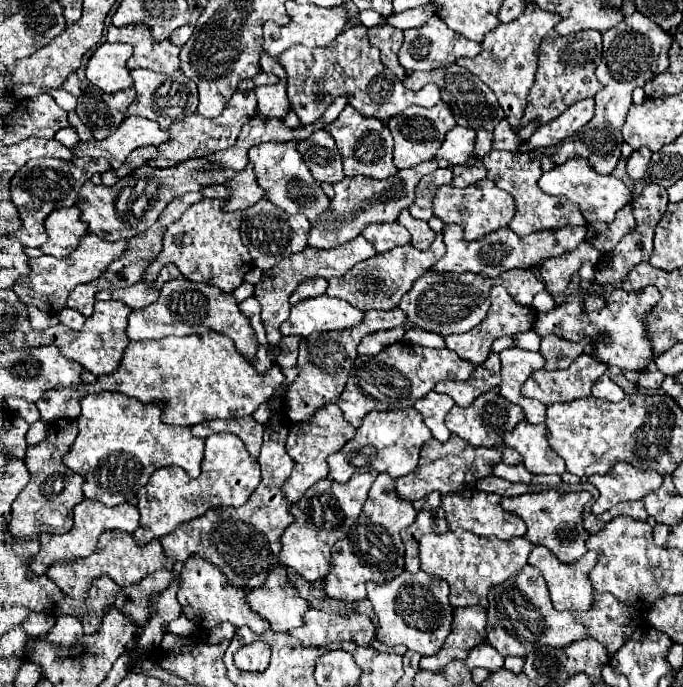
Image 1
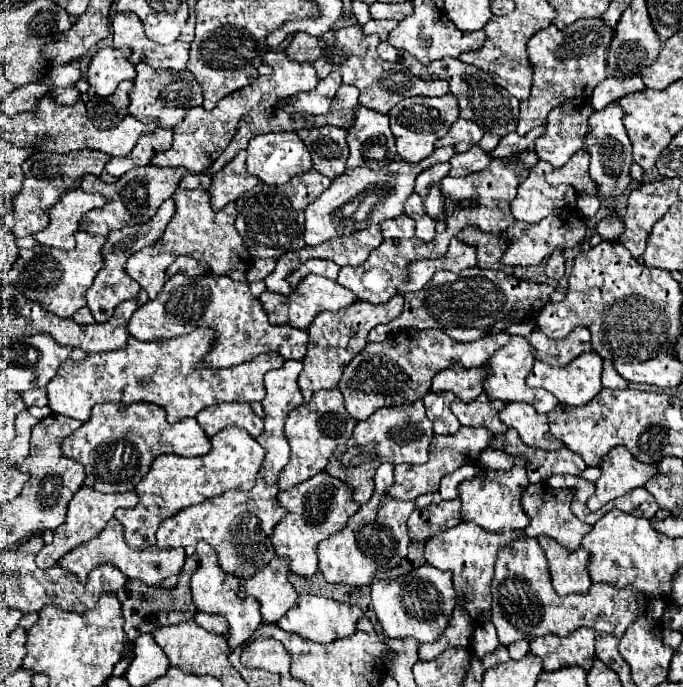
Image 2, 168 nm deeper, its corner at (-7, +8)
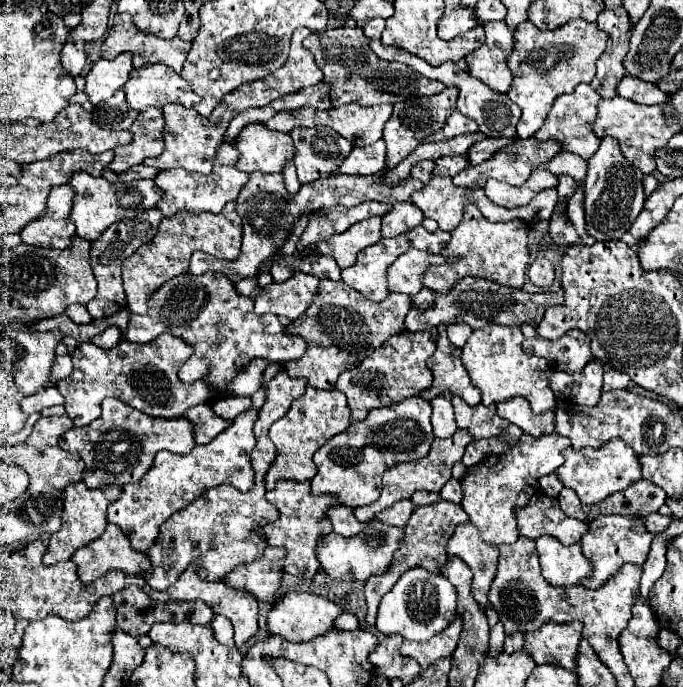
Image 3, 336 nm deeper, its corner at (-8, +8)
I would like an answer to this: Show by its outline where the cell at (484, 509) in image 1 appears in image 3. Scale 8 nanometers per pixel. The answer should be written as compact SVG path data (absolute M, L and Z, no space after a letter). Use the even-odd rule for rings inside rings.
M558 433L542 435L538 439L522 435L520 441L504 455L490 455L480 463L468 467L462 479L462 507L468 513L470 523L480 529L482 537L486 537L486 543L504 545L518 539L514 509L530 501L532 493L538 491L538 479L542 475L554 473L564 463L562 451L566 447L570 447L568 437L562 437Z

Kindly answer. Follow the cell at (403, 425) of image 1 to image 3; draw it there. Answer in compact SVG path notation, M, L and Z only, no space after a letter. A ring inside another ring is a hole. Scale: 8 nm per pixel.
M408 397L392 407L378 407L368 413L364 421L352 423L344 433L332 437L326 445L322 445L314 453L314 463L318 467L316 477L310 481L312 483L312 493L334 493L344 505L348 507L362 507L378 499L380 487L382 487L382 473L390 469L396 463L402 461L418 461L424 459L430 451L430 443L434 441L432 435L432 425L430 425L430 403L422 397Z

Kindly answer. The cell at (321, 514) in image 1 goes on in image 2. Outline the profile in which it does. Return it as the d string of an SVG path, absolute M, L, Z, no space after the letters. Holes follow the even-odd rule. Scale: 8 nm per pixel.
M317 473L301 485L279 491L277 501L287 509L287 515L275 525L271 543L277 555L289 561L289 571L301 577L311 577L317 571L317 545L329 535L343 529L343 525L347 525L347 519L357 513L359 503L351 501L351 489L347 489L347 485L335 481L333 477L327 477L327 473Z

